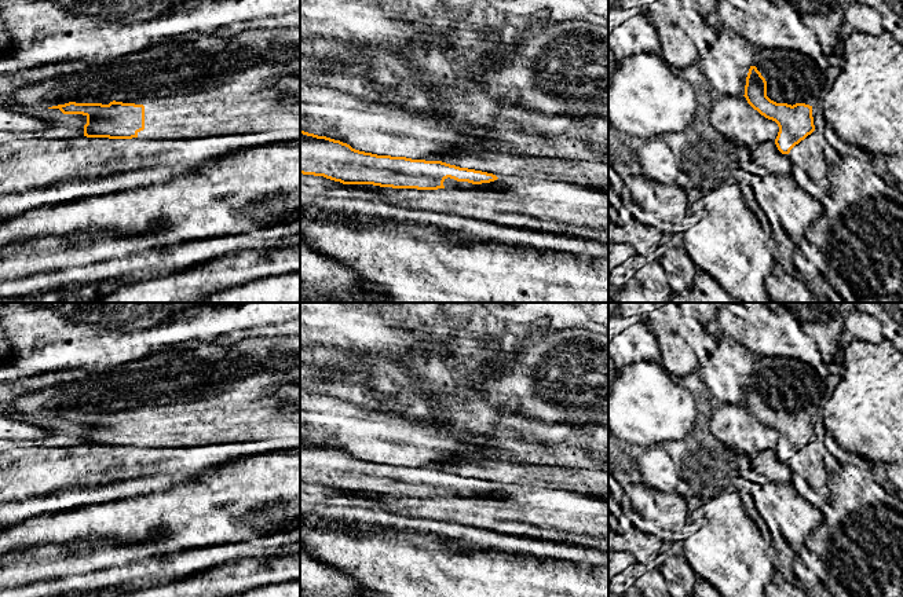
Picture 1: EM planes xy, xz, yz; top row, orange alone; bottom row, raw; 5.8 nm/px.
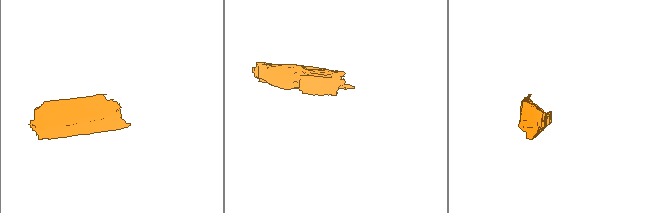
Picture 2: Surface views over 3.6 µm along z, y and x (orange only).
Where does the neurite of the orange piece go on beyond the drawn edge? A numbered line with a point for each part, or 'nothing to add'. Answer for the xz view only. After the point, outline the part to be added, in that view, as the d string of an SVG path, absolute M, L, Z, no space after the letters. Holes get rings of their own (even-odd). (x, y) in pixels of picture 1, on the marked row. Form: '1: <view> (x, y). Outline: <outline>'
1: xz (449, 183). Outline: M445 179L443 182L443 186L445 188L461 188L461 190L469 190L469 188L486 188L491 184L493 182L490 183L482 183L482 184L472 184L472 183L468 183L468 182L457 182L454 179Z

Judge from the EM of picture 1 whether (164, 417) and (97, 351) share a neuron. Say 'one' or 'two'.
two

